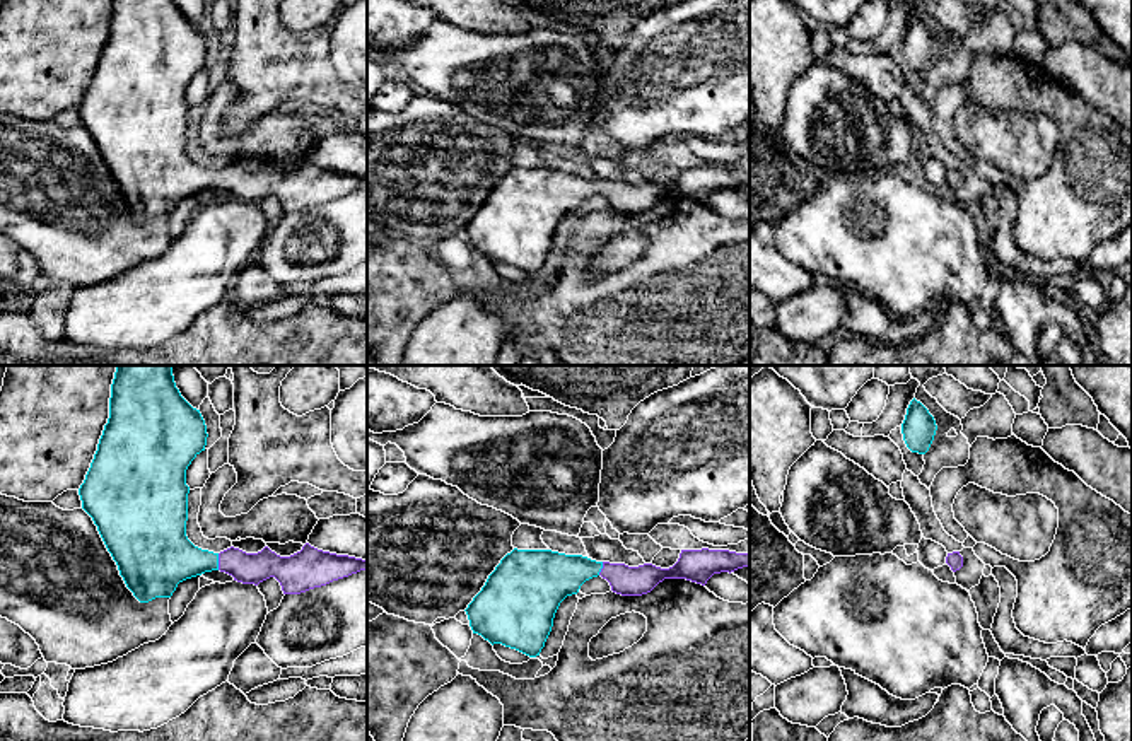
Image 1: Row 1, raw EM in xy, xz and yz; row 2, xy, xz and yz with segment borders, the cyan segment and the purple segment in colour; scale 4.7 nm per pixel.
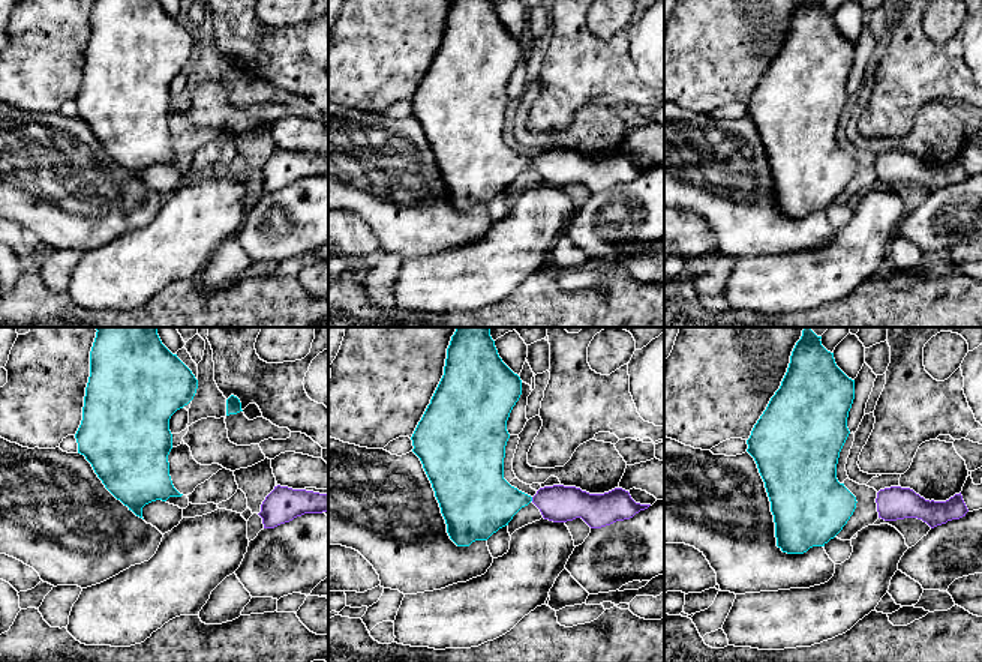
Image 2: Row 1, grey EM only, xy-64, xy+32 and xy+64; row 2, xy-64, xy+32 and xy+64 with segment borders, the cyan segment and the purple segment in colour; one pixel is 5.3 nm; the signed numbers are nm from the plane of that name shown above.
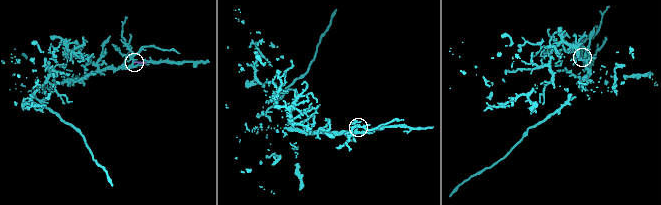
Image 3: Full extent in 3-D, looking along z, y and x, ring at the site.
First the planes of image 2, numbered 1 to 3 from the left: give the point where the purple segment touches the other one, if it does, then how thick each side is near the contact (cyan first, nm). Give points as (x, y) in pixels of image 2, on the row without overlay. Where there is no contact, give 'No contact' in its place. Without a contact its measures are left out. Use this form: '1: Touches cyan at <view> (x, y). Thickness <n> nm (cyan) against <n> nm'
1: No contact
2: Touches cyan at xy+32 (531, 162). Thickness 320 nm (cyan) against 200 nm
3: No contact

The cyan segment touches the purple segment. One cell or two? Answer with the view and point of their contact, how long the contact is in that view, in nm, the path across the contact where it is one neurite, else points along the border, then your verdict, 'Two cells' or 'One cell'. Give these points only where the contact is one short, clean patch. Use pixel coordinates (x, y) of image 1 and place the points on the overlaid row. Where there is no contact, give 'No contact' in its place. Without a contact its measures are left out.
Touches cyan at xy (217, 562). Shared border 80 nm. Path across: xy (164, 557), (217, 562), (236, 562), (245, 567). One cell

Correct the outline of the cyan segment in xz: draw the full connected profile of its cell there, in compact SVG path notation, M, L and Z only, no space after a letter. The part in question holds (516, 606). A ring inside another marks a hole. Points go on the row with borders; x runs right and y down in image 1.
M514 548L464 611L473 633L492 645L502 644L536 657L551 632L560 603L577 594L592 577L606 579L616 594L642 596L664 579L686 579L705 586L714 574L731 574L743 567L750 567L750 553L709 548L681 550L669 569L652 563L628 567L551 550Z

